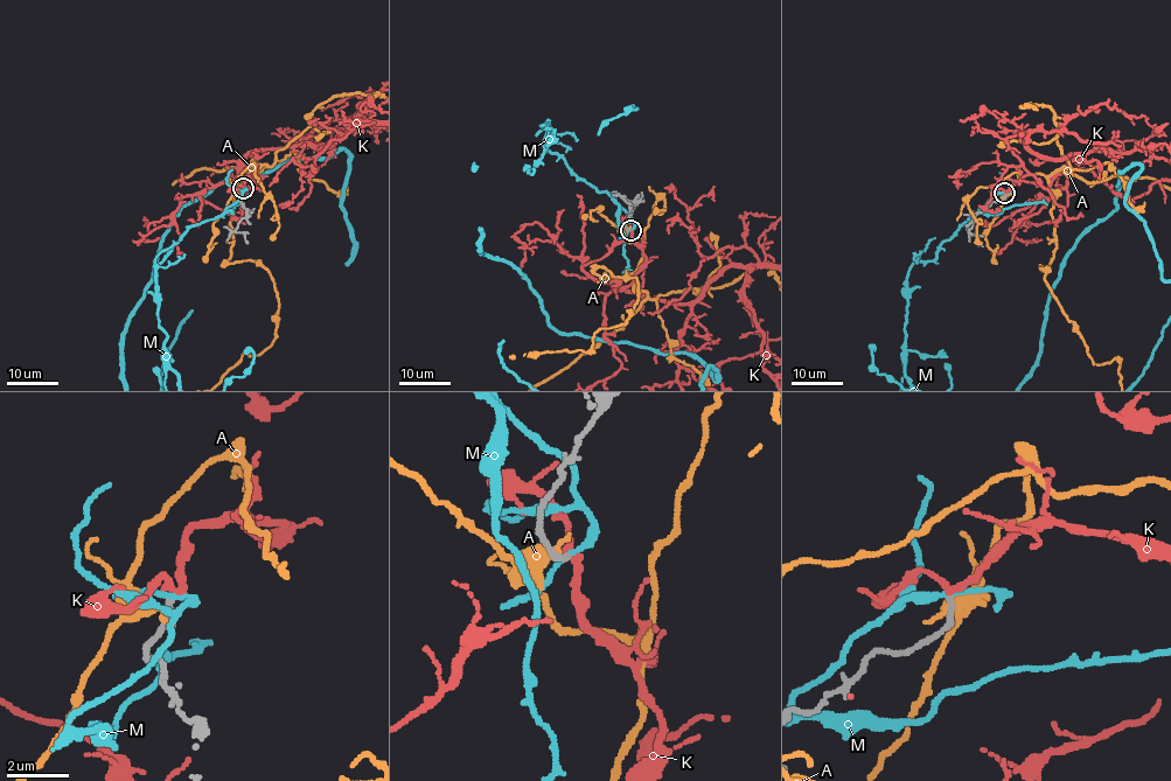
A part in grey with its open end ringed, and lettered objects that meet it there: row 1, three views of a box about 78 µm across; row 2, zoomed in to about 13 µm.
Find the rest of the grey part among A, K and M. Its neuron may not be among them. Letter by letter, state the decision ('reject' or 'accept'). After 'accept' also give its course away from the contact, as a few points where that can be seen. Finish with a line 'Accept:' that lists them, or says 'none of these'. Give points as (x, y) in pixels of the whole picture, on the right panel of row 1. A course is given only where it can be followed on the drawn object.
A: reject
K: accept
M: reject
Accept: K

